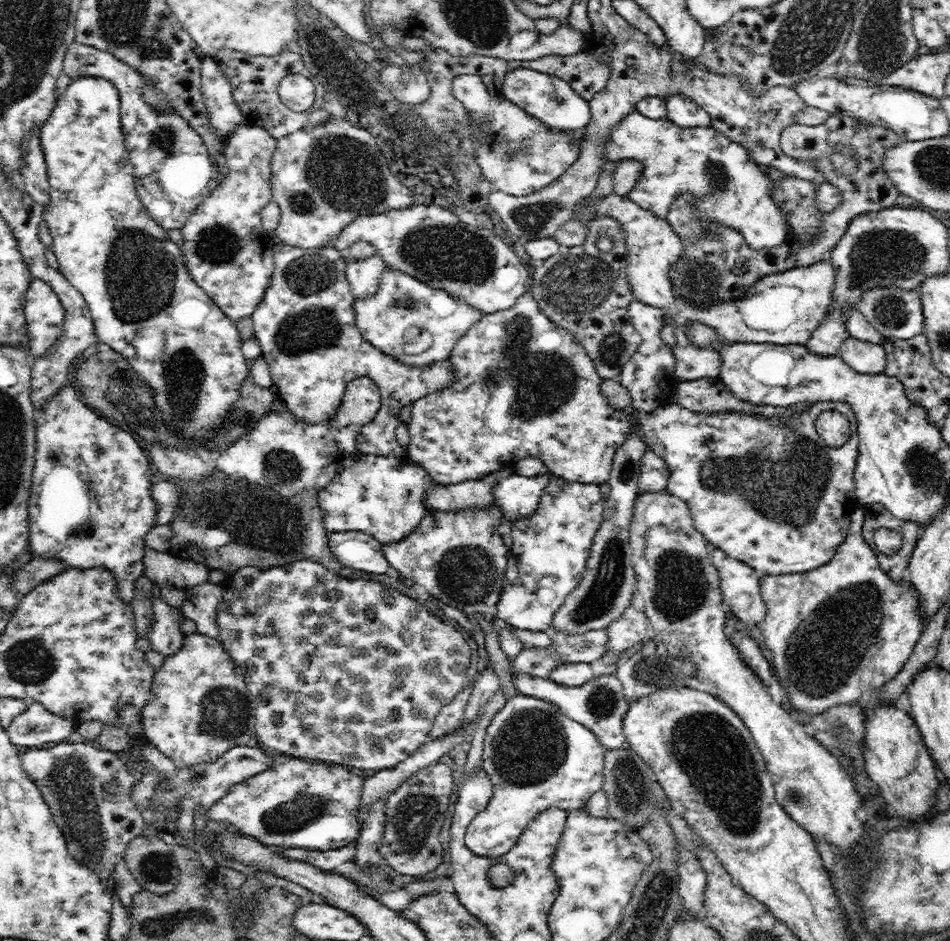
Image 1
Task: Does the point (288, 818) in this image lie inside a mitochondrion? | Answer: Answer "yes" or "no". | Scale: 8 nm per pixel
yes

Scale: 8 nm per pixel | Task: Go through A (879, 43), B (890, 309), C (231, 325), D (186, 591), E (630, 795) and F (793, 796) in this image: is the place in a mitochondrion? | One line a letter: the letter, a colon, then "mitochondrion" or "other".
A: mitochondrion
B: mitochondrion
C: other
D: other
E: mitochondrion
F: mitochondrion

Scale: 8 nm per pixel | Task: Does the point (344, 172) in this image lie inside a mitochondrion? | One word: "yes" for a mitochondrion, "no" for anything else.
yes

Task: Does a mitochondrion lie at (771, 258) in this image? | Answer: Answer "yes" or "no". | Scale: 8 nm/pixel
no

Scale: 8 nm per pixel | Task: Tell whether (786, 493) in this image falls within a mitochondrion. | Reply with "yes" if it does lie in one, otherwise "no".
yes

